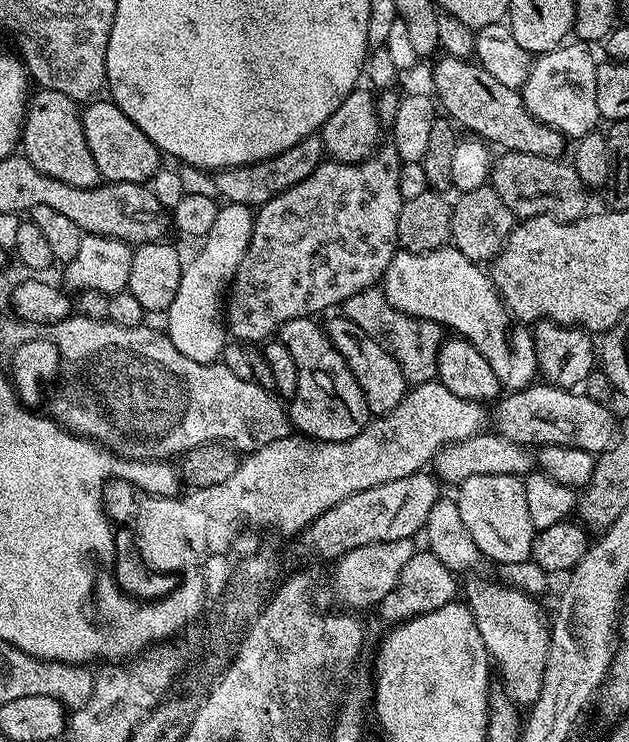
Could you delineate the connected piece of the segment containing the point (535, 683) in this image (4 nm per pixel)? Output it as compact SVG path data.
M499 582L492 588L474 589L466 603L474 614L489 659L500 672L508 699L522 708L531 706L542 688L550 646L550 626L537 605L539 603L525 592Z

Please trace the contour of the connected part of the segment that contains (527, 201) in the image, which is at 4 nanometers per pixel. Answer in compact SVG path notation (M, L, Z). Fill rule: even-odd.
M505 151L503 154L500 154L500 157L497 155L491 168L490 186L498 194L498 198L502 198L502 203L506 205L506 210L510 210L512 215L520 220L529 220L535 216L553 216L556 220L578 220L585 215L587 208L584 207L587 206L588 196L590 196L589 189L584 187L582 178L578 178L578 174L573 170L571 163L567 159L551 160L550 158L542 158L538 154L526 154L525 152Z

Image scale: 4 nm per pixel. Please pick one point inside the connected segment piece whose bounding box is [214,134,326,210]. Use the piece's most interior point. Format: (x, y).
(254, 184)

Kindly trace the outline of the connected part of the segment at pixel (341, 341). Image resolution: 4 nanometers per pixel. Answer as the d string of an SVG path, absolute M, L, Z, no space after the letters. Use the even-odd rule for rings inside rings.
M332 314L327 317L326 331L334 350L342 354L346 366L354 374L358 386L362 386L362 394L368 403L368 411L373 417L385 416L398 402L402 402L410 387L407 378L402 374L402 366L377 340L370 338L366 330L354 326L354 322L347 320L343 314Z

